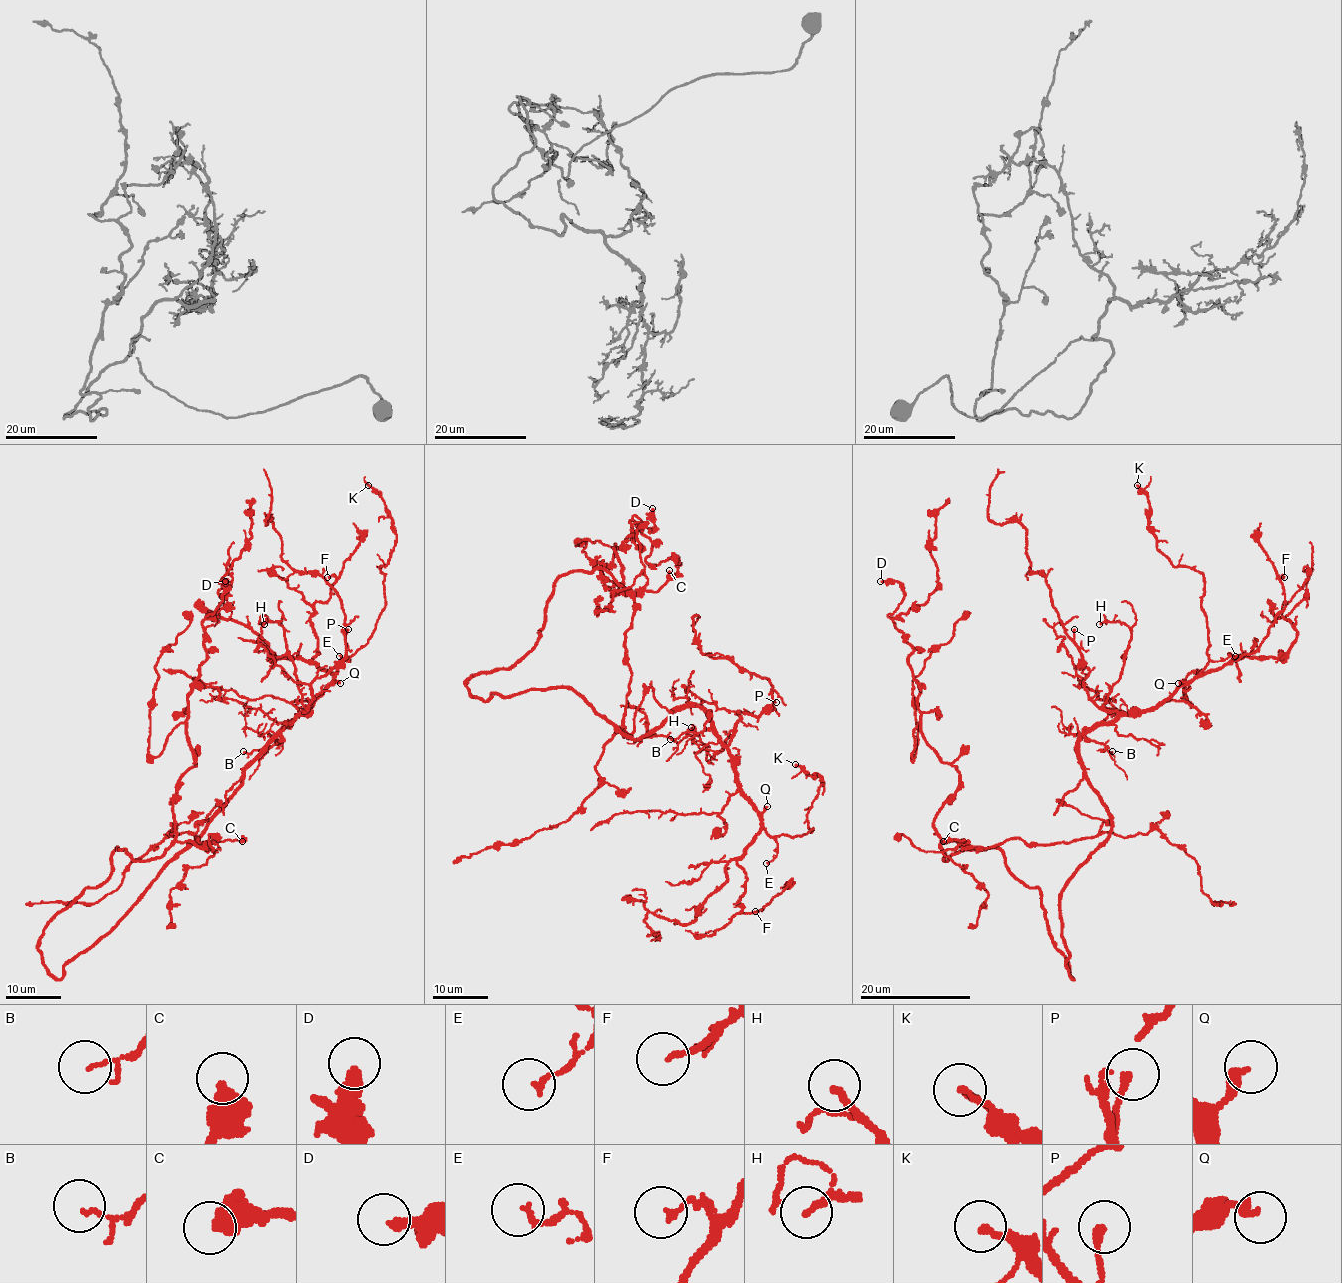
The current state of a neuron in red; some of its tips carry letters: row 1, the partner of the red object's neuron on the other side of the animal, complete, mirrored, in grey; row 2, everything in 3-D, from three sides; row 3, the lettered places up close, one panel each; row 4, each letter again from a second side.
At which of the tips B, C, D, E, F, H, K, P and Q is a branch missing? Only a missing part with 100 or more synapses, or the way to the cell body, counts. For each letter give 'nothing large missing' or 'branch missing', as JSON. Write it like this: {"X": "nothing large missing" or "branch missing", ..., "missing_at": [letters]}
{"B": "nothing large missing", "C": "nothing large missing", "D": "nothing large missing", "E": "nothing large missing", "F": "nothing large missing", "H": "nothing large missing", "K": "nothing large missing", "P": "nothing large missing", "Q": "nothing large missing", "missing_at": []}

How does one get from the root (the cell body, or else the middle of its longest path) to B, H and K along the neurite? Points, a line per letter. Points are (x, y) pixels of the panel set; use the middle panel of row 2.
B: (626, 701), (623, 730), (634, 739), (684, 708), (700, 706), (708, 713), (701, 731), (681, 732), (670, 739)
H: (626, 701), (623, 730), (634, 739), (688, 706), (708, 714), (726, 745), (733, 732), (712, 759), (691, 727)
K: (626, 701), (623, 730), (634, 739), (700, 706), (770, 836), (812, 831), (808, 810), (823, 781), (795, 764)

